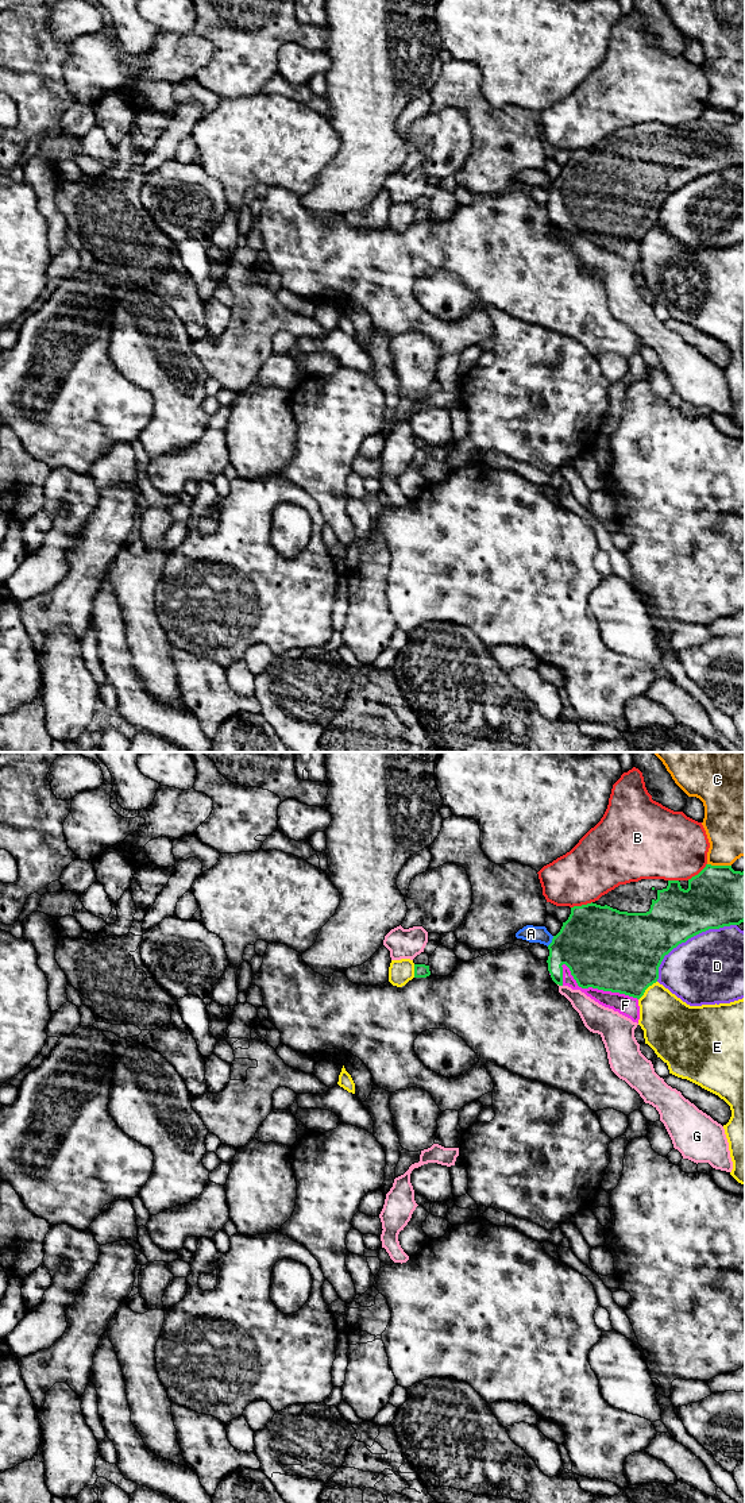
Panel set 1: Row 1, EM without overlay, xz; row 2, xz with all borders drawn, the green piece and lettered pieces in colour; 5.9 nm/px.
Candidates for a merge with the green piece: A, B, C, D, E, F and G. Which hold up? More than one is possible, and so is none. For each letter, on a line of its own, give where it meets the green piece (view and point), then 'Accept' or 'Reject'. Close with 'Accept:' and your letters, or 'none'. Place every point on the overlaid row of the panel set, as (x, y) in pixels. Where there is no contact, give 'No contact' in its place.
A: Touches green at xz (552, 941). Reject
B: Touches green at xz (582, 905). Reject
C: Touches green at xz (720, 866). Reject
D: Touches green at xz (687, 939). Reject
E: Touches green at xz (645, 989). Reject
F: Touches green at xz (595, 987). Accept
G: Touches green at xz (560, 985). Reject
Accept: F

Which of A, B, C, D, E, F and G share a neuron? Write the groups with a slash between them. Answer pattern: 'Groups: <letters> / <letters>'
Groups: A / B / C / D / E / F / G

